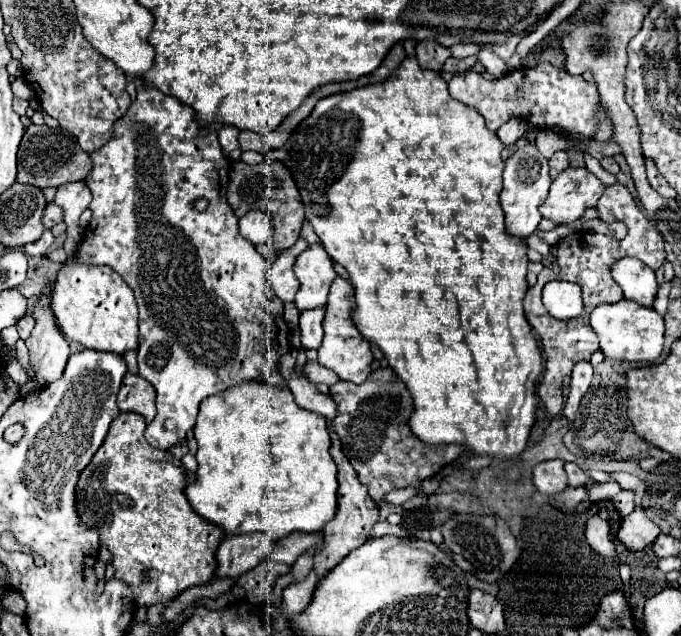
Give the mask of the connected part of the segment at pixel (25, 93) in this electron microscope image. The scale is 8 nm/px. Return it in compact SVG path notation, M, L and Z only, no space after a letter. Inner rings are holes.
M17 77L13 81L13 93L15 93L15 97L21 97L21 99L31 99L33 97L33 89L27 85L27 81L23 77Z

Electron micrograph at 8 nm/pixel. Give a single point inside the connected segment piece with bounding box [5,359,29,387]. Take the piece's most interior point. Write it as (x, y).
(15, 370)

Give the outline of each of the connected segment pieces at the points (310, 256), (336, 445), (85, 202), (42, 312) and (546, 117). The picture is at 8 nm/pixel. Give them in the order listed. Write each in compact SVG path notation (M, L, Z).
M321 243L309 245L295 261L295 273L301 281L301 289L295 297L299 311L315 309L327 303L329 287L337 277L331 257L325 253Z
M331 431L331 457L339 469L339 475L337 475L337 481L339 481L339 489L337 489L337 513L335 517L325 525L323 533L323 549L319 549L315 553L315 573L319 577L325 577L329 573L329 569L333 569L335 565L341 563L343 557L347 557L353 549L361 547L365 541L369 541L369 535L371 535L371 529L373 525L377 523L379 519L379 509L377 509L377 503L369 497L365 485L357 479L357 471L353 469L353 465L349 463L349 459L343 455L341 451L341 443L339 443L339 437L337 433Z
M65 183L57 187L55 205L59 205L65 211L65 223L67 223L67 239L65 239L65 251L69 257L75 255L79 243L81 243L81 229L79 229L79 215L89 207L91 203L91 193L89 187L81 183Z
M41 297L33 309L37 319L35 329L25 341L29 349L29 365L35 373L35 379L41 387L57 381L69 359L69 343L63 339L57 321L49 309L49 297Z
M537 63L537 67L509 71L499 79L487 79L479 73L455 75L449 81L449 93L453 99L479 109L491 131L497 131L513 117L525 119L539 129L555 129L569 135L583 135L585 139L593 139L599 127L599 95L595 83L585 81L581 75L573 77L549 63Z

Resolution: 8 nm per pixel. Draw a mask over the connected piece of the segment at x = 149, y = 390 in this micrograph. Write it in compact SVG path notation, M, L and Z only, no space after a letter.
M125 373L121 391L117 395L119 411L131 411L145 417L145 421L153 421L155 417L155 389L149 381L139 375Z

